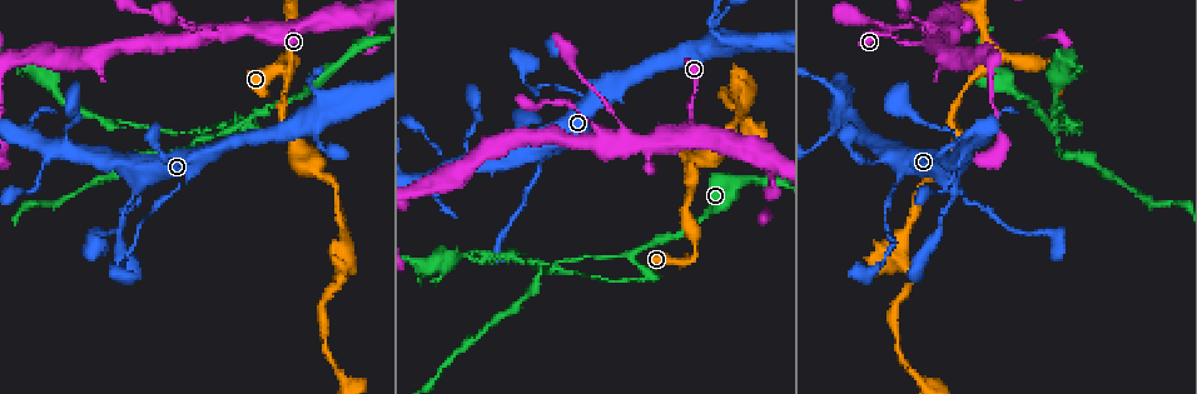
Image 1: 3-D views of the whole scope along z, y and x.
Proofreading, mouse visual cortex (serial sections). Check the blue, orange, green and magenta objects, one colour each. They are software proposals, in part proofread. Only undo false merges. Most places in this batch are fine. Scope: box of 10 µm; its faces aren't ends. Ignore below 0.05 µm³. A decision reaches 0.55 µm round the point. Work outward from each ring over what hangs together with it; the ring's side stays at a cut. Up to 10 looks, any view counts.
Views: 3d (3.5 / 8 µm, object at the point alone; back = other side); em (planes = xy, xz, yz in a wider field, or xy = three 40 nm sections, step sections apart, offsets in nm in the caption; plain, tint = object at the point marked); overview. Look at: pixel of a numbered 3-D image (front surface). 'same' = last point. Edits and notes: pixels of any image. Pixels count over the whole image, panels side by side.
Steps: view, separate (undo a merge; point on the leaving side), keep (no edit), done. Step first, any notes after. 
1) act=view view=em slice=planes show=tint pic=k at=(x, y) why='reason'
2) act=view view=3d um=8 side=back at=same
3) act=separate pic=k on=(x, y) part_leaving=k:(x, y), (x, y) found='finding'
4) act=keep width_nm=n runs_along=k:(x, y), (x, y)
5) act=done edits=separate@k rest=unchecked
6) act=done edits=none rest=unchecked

act=view view=3d um=3.5 side=back pic=1 at=(698, 254) why='narrows sharply'

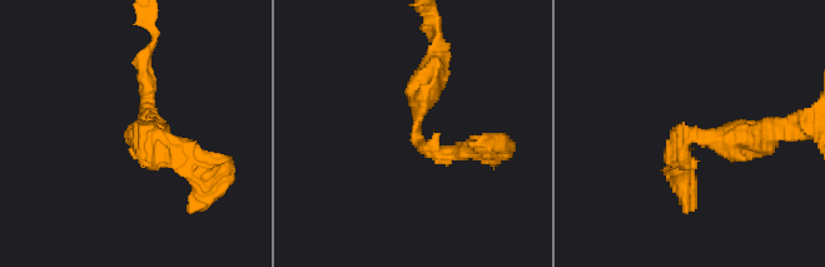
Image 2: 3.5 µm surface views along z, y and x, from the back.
act=view view=em slice=planes show=tint pic=2 at=(138, 137) arm_widths_nm=250,350

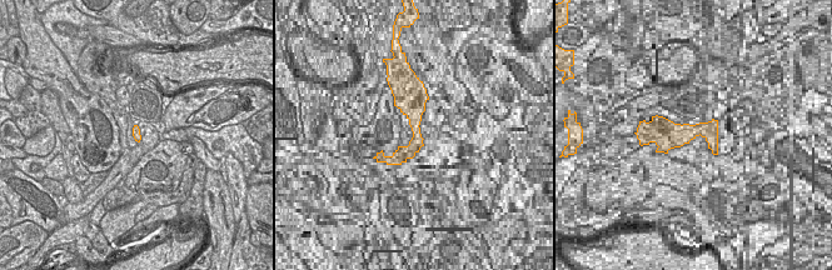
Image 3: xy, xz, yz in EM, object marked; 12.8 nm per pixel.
act=keep width_nm=100 runs_along=2:(481, 147), (438, 153), (416, 139), (435, 53) found='one cell here'

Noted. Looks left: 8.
act=view view=3d um=3.5 pic=1 at=(66, 149) why='thin arm on a thick one'

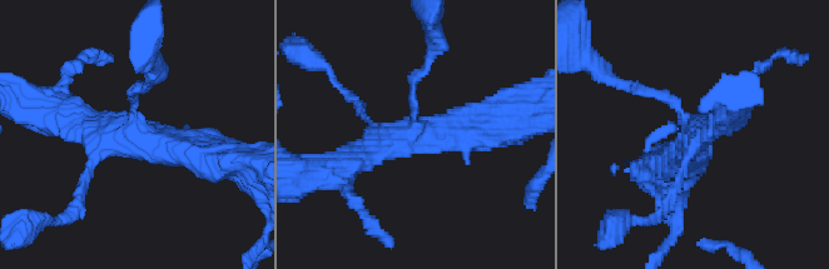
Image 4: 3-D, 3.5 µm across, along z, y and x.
act=view view=em slice=xy step=2 show=tint pic=4 at=(694, 133) arms=4 arm_widths_nm=100,150,300,400 why='need the tissue'

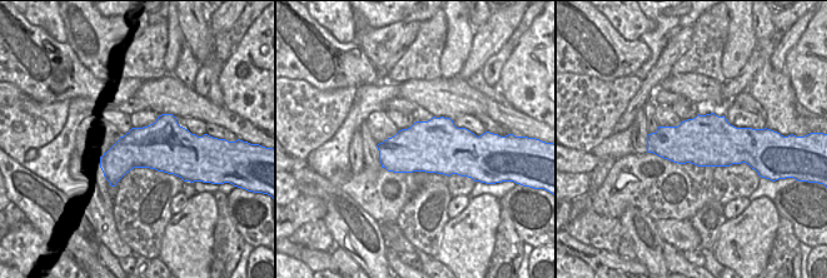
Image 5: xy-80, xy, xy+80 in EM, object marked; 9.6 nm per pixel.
act=keep found='all the same cell'

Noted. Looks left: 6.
act=view view=3d um=8 pic=1 at=(635, 252) why='three-way junction'

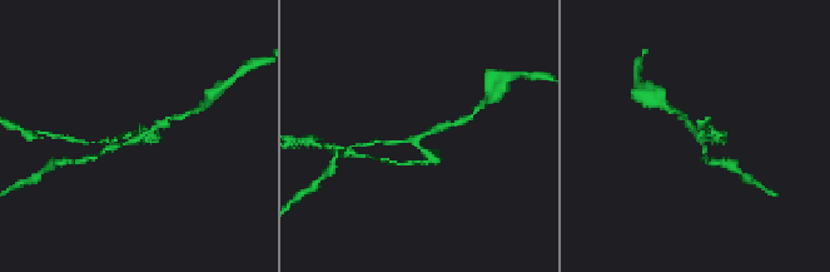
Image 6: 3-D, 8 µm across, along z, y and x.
act=view view=em slice=xy step=3 show=tint at=same arms=3 arm_widths_nm=150,200,200 why='now the EM'

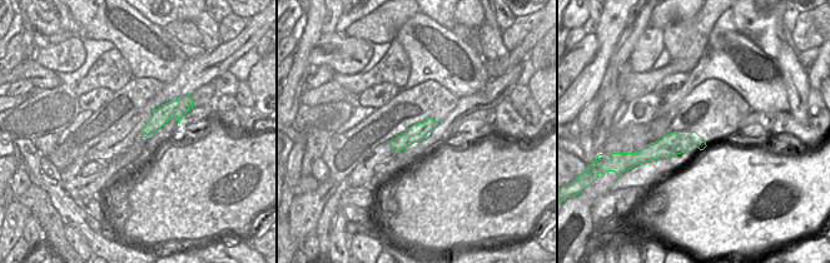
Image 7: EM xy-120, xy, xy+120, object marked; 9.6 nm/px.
act=separate pic=6 on=(431, 158) found='a second cell is stuck on'

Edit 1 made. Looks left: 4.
act=view view=overview

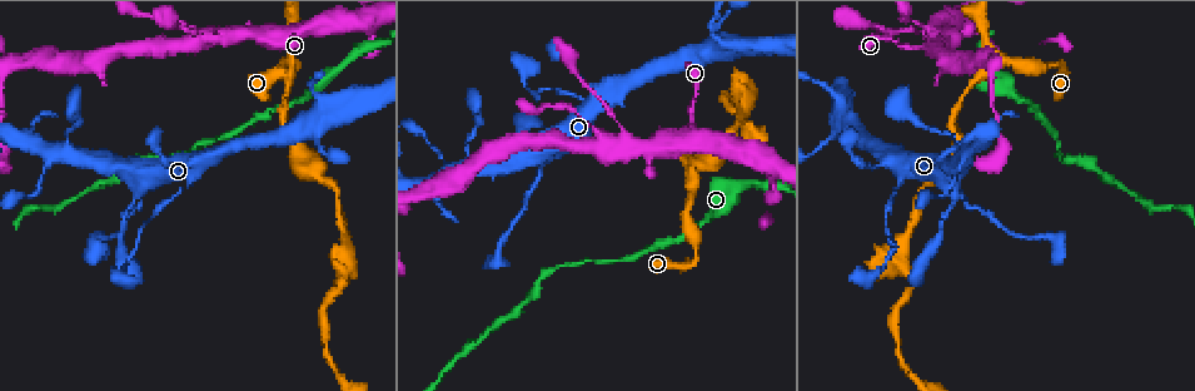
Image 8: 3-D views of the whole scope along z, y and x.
act=view view=3d um=3.5 pic=8 at=(919, 32) why='thin neck'

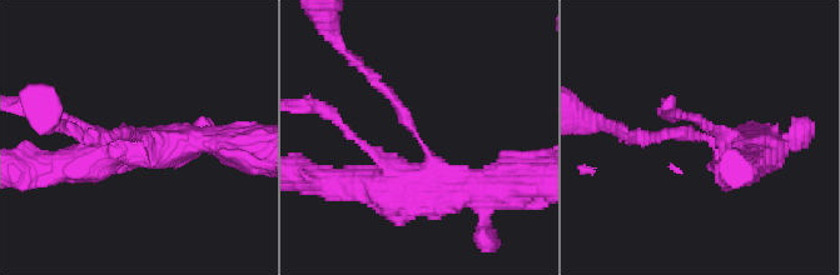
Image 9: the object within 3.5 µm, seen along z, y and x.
act=keep runs_along=9:(460, 189), (367, 71) found='one cell here'

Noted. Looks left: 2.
act=done edits=separate@6 rest=unchecked

